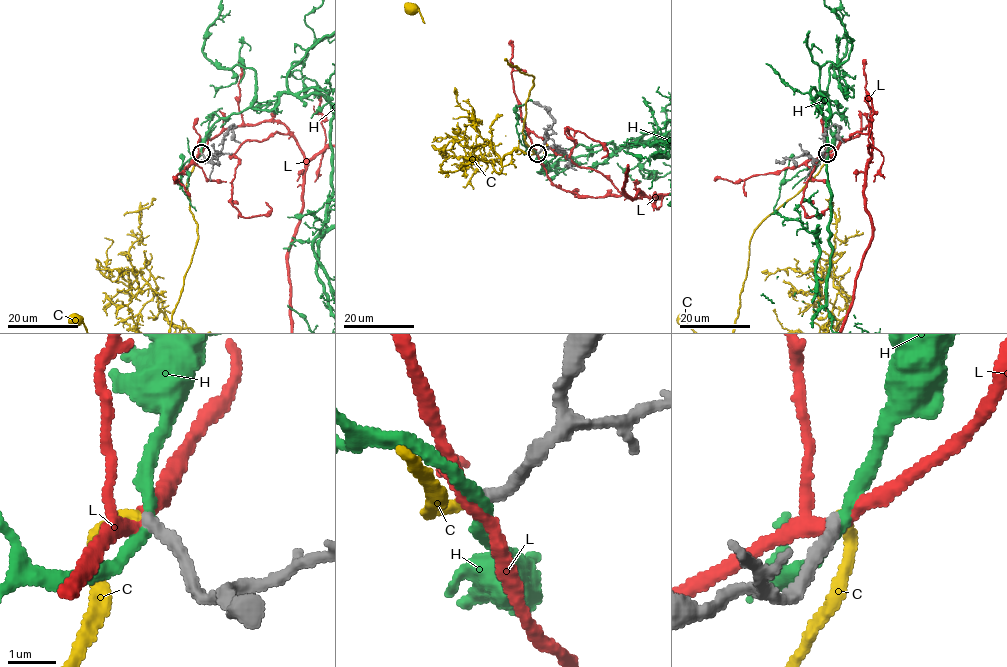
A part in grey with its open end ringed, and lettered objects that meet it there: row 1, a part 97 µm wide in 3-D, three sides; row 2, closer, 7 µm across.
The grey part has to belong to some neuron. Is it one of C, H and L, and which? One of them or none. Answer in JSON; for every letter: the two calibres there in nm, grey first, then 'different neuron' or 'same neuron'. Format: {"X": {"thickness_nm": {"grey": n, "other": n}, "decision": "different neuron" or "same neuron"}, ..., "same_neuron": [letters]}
{"C": {"thickness_nm": {"grey": 260, "other": 200}, "decision": "same neuron"}, "H": {"thickness_nm": {"grey": 280, "other": 240}, "decision": "different neuron"}, "L": {"thickness_nm": {"grey": 280, "other": 240}, "decision": "different neuron"}, "same_neuron": ["C"]}

